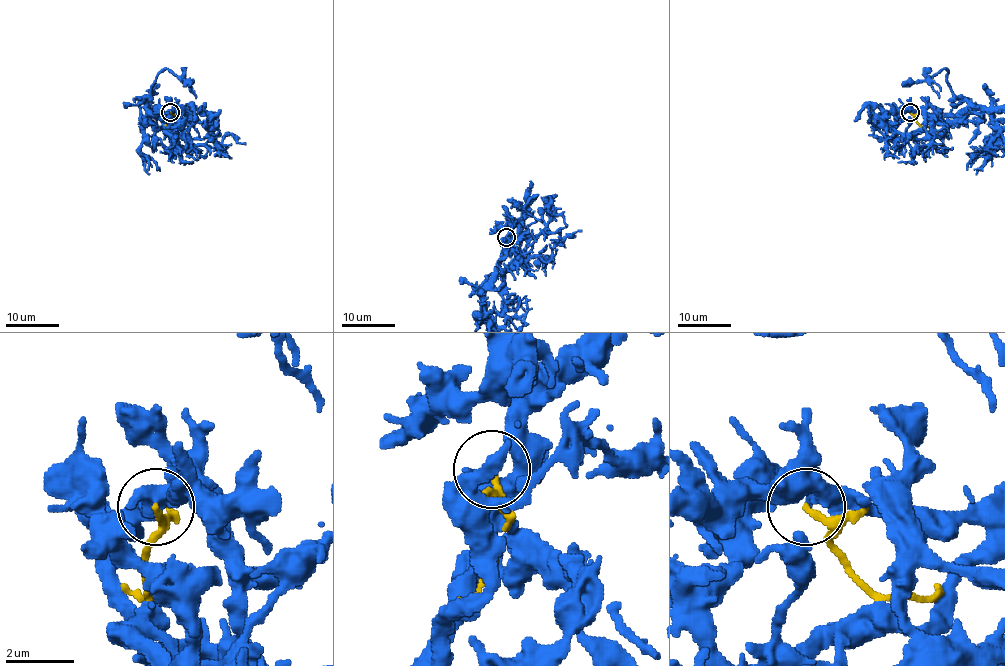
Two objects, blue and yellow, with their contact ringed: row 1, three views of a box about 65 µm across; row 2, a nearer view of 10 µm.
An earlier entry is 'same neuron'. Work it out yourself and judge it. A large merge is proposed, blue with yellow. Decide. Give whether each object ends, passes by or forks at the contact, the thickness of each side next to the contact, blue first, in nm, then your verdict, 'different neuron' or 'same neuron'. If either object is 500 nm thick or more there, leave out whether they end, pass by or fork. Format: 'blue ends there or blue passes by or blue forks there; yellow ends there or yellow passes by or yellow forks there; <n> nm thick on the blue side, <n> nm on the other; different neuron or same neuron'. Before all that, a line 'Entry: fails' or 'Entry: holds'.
Entry: fails
500 nm thick on the blue side, 150 nm on the other; different neuron

